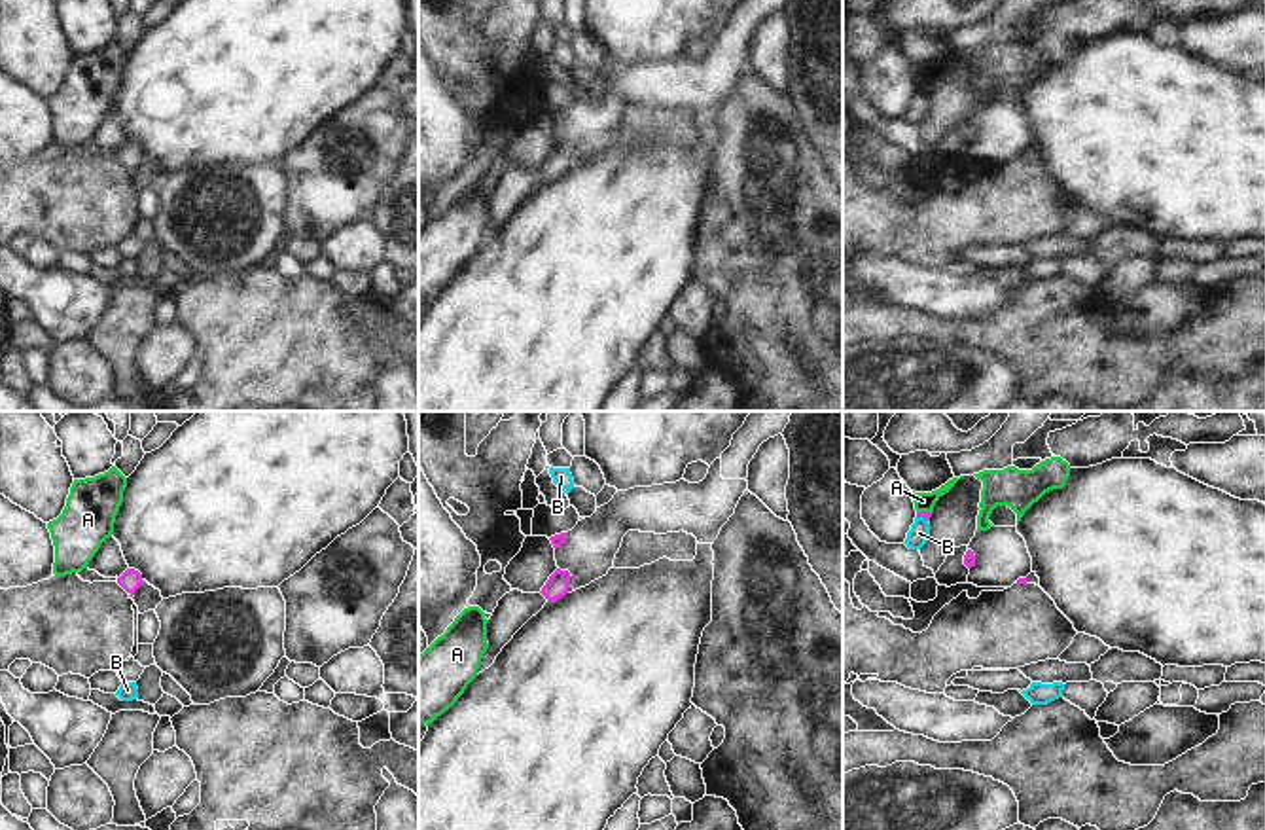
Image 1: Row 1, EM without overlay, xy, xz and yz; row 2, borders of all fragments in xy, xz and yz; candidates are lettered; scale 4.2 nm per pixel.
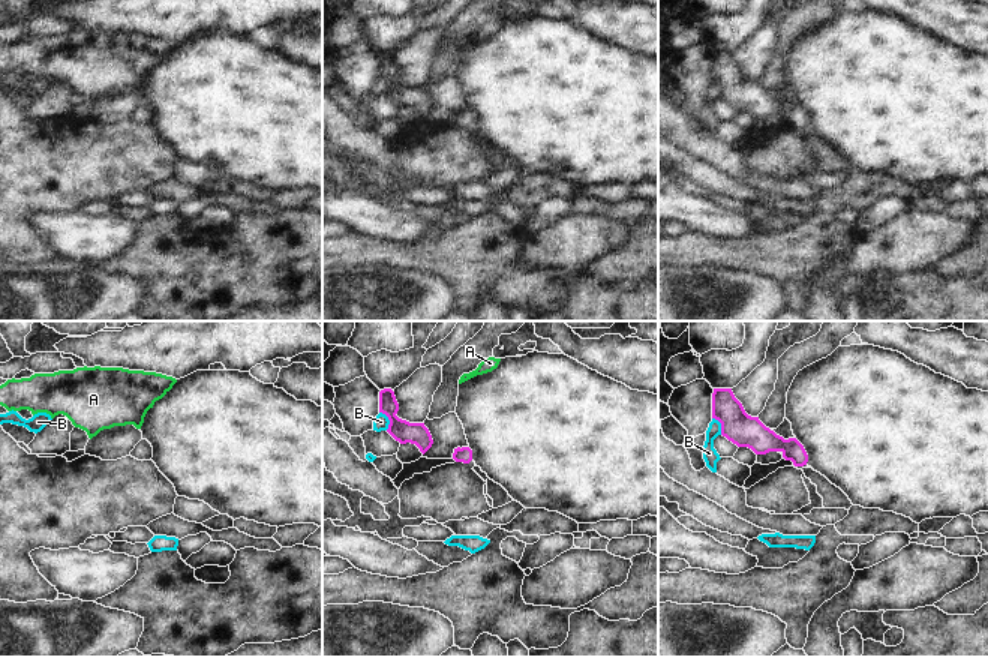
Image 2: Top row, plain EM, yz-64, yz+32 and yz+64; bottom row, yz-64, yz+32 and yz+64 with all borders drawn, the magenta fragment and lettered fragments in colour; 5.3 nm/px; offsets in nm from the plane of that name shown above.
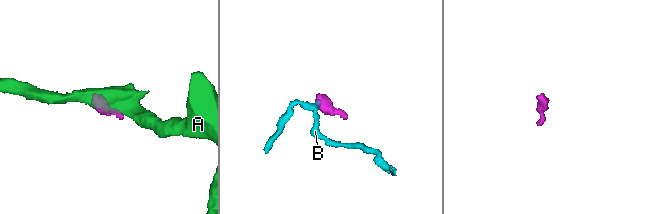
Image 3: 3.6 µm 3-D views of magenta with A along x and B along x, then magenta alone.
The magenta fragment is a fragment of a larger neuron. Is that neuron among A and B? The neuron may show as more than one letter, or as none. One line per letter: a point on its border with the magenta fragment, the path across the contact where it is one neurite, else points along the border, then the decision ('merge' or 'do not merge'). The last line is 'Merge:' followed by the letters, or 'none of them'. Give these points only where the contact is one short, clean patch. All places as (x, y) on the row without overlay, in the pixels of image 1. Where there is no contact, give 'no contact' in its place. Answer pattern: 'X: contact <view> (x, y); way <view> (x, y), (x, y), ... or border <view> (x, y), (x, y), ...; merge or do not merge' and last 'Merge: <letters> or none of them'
A: contact yz (925, 88); border yz (917, 86), (930, 90); do not merge
B: contact yz (923, 91); border yz (917, 91), (926, 97); do not merge
Merge: none of them

